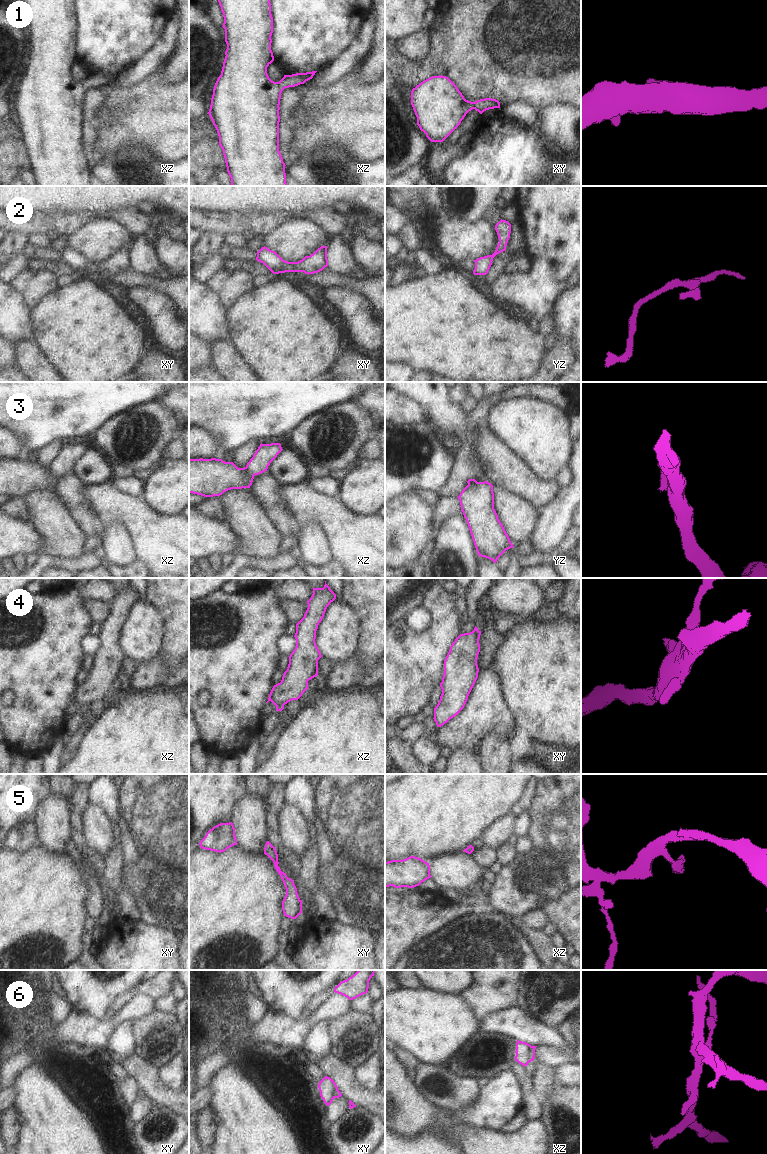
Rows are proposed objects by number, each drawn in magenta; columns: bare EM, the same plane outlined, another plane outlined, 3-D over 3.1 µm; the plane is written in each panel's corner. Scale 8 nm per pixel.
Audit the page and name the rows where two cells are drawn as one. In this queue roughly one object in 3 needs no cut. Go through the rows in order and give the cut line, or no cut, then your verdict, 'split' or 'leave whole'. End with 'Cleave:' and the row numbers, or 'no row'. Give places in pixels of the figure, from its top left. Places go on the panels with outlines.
1: no cut | leave whole
2: no cut | leave whole
3: xz (246, 466), (246, 470), (253, 476) | split
4: xz (283, 704), (279, 704), (276, 707) | split
5: no cut | leave whole
6: xy (337, 1089), (334, 1097) | split
Cleave: 3, 4, 6

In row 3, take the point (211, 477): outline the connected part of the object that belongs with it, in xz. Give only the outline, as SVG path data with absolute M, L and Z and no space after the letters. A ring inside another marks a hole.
M189 459L189 493L220 496L231 489L250 488L254 476L222 459Z

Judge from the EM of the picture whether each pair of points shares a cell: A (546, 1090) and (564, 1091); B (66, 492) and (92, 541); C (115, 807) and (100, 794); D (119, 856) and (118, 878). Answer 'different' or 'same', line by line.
A: different
B: different
C: same
D: same

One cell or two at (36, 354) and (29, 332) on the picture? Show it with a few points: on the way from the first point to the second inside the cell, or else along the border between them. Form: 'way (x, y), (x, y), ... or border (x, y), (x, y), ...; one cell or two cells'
border (36, 338), (22, 340), (16, 344); two cells

